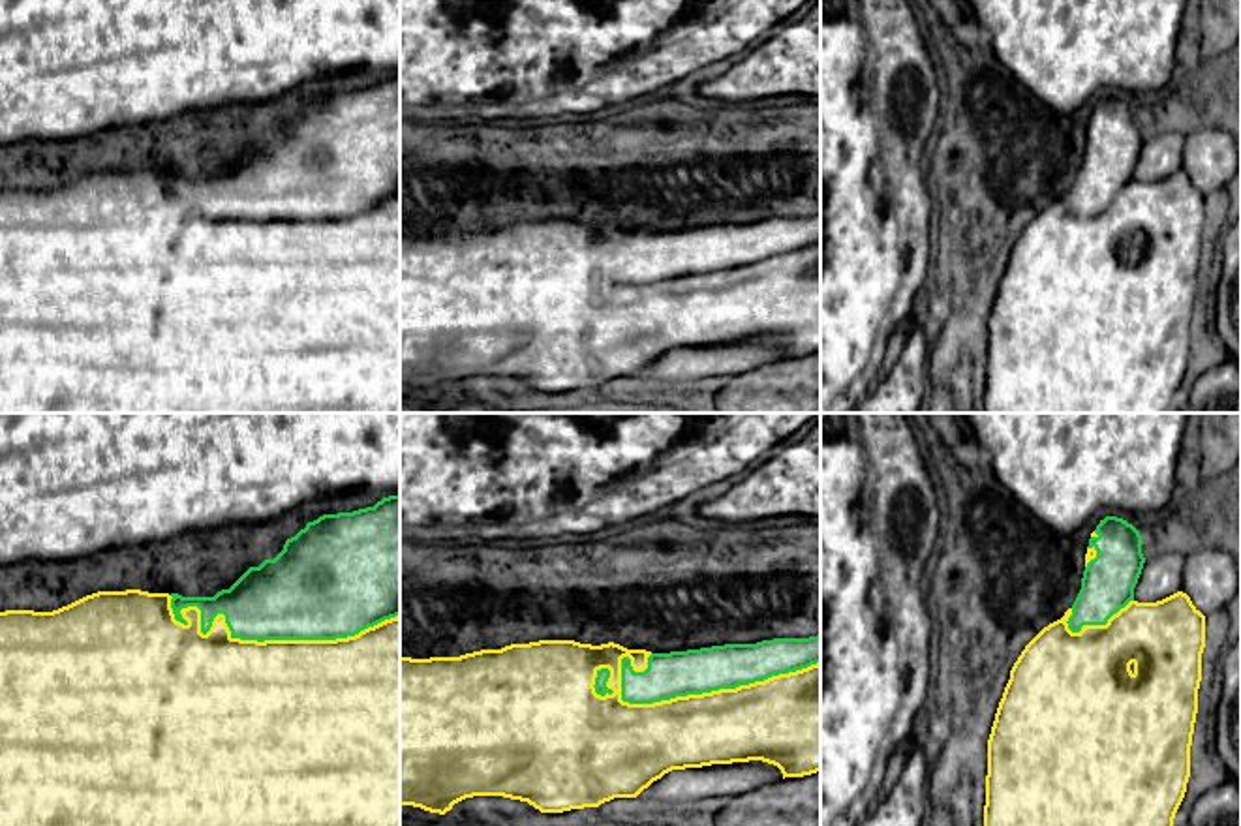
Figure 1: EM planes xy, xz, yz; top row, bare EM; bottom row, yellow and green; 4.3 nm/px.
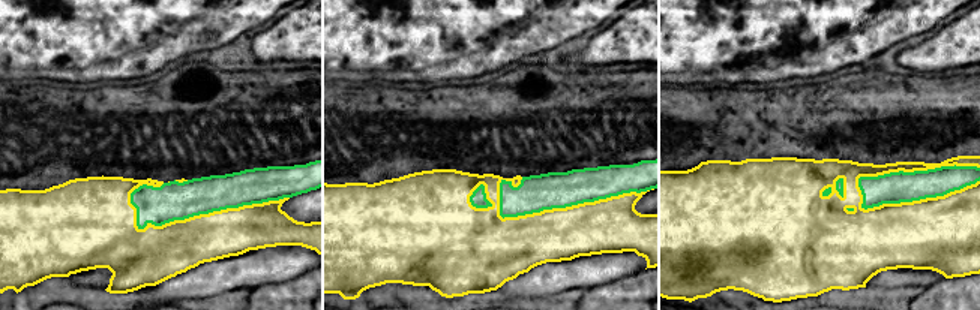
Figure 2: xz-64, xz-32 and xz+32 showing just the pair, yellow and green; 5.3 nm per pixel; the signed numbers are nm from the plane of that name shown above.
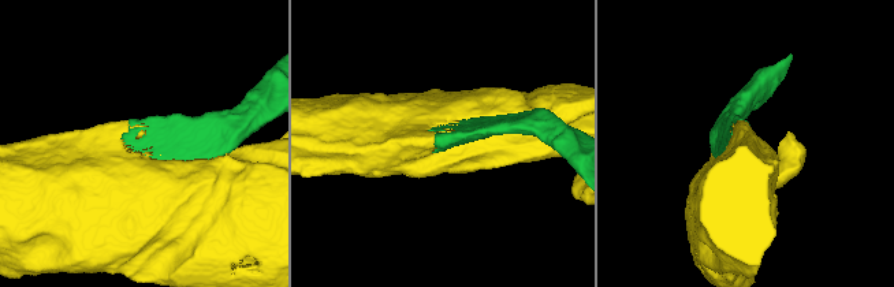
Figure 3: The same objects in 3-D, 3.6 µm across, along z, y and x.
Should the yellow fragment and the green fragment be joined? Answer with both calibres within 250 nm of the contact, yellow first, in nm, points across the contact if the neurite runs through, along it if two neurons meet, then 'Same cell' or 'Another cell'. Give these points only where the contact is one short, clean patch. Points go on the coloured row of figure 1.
Thickness 500 nm (yellow) against 360 nm. Same cell

